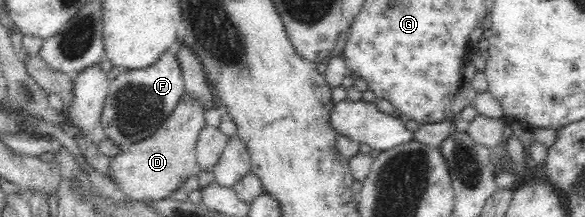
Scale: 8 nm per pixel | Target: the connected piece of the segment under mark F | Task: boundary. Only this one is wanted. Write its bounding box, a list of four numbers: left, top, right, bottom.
[100,49,186,151]

